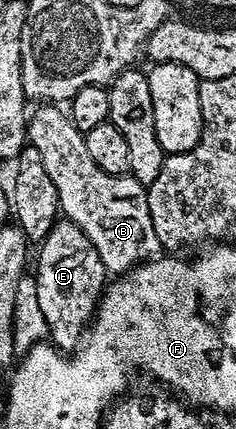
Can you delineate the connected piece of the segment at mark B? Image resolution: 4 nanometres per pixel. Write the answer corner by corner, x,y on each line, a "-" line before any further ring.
48,102
37,108
40,109
36,113
32,112
27,121
27,139
31,147
42,154
42,166
46,166
50,182
54,182
54,190
58,190
60,212
70,222
74,222
74,226
78,226
78,230
82,230
86,238
90,238
94,250
98,250
98,258
102,258
105,273
124,274
136,265
143,264
145,260
153,259
161,251
161,246
154,234
154,222
150,218
145,185
139,184
131,174
115,176
94,166
94,158
90,158
90,150
86,150
84,133
72,125
71,115
65,109
64,112
60,109
63,107

